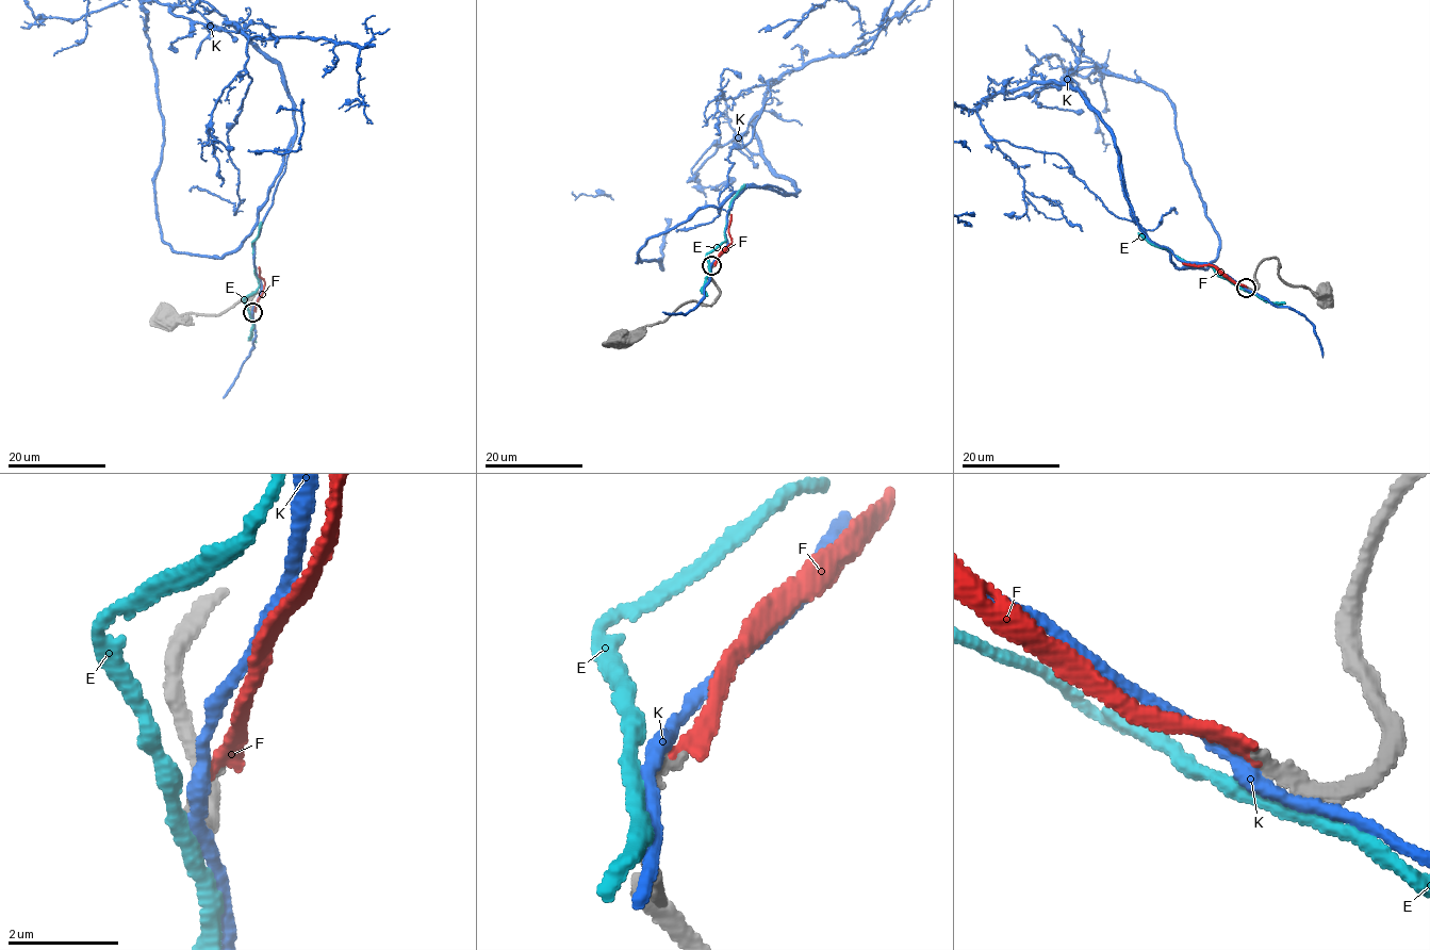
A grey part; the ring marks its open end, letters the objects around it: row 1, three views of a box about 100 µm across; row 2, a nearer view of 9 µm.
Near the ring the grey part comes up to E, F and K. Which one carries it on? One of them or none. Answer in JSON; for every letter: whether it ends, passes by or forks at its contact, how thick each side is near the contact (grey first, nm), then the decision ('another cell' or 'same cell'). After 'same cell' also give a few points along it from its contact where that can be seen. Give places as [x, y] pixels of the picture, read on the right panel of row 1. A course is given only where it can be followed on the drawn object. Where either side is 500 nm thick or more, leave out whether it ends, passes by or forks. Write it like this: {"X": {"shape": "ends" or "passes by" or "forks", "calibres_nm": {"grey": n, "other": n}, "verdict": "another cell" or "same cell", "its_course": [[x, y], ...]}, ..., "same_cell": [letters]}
{"E": {"shape": "passes by", "calibres_nm": {"grey": 360, "other": 260}, "verdict": "another cell"}, "F": {"shape": "ends", "calibres_nm": {"grey": 240, "other": 240}, "verdict": "same cell", "its_course": [[1247, 288], [1229, 280], [1214, 266], [1182, 263]]}, "K": {"shape": "passes by", "calibres_nm": {"grey": 320, "other": 280}, "verdict": "another cell"}, "same_cell": ["F"]}

